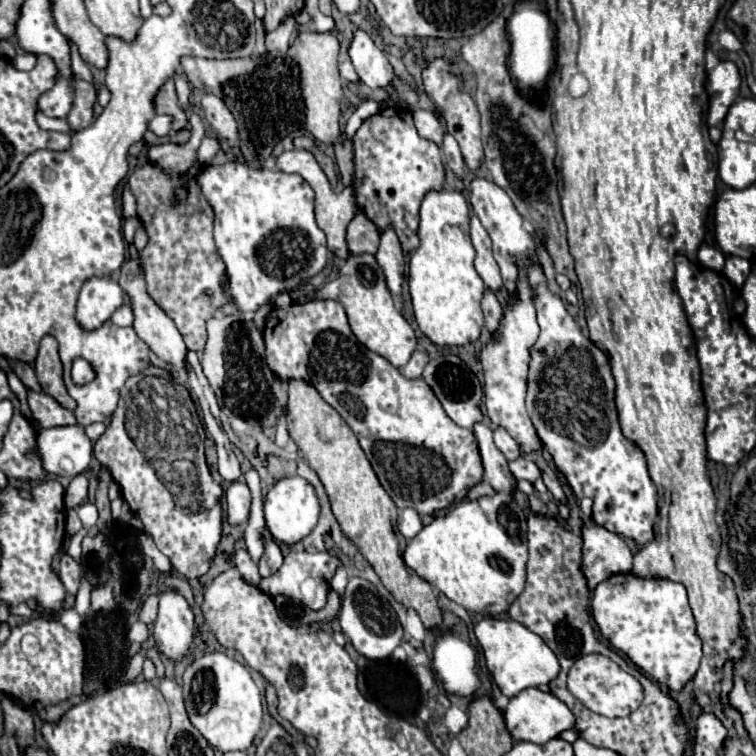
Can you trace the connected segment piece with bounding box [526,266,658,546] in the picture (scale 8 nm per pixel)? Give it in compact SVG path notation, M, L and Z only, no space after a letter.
M540 266L530 268L530 284L534 288L534 302L536 302L536 314L540 324L540 338L534 344L532 350L532 362L530 362L530 376L528 376L528 396L526 406L528 414L532 418L532 424L544 444L544 448L552 454L556 468L566 476L570 488L574 490L576 498L592 498L592 520L626 538L632 538L640 546L650 542L654 538L654 518L658 514L658 492L652 484L646 460L642 450L622 436L616 406L614 406L614 378L610 374L608 358L602 350L598 350L580 330L576 320L566 312L564 302L558 298L556 292L550 290L548 280Z

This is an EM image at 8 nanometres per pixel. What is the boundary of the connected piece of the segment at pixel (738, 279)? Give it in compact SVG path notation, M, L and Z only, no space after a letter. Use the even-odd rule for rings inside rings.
M726 256L726 262L724 262L724 268L722 268L722 274L736 286L742 286L746 276L750 274L750 262L746 258L740 258L740 256Z

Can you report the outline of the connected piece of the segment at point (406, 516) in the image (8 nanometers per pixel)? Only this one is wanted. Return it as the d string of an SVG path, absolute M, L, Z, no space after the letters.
M406 508L406 510L400 510L400 514L398 514L398 530L400 530L400 534L406 538L406 540L410 540L410 538L414 538L420 530L422 530L422 520L420 520L420 516L418 516L418 512L416 510L412 510L412 508Z

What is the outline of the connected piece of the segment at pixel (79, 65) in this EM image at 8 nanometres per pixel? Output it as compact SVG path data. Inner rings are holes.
M68 40L68 42L70 42L70 50L72 50L72 70L74 70L80 78L84 78L84 80L90 80L90 82L92 82L92 74L90 74L90 70L88 70L88 66L86 66L86 62L80 58L78 46L76 46L72 40Z

